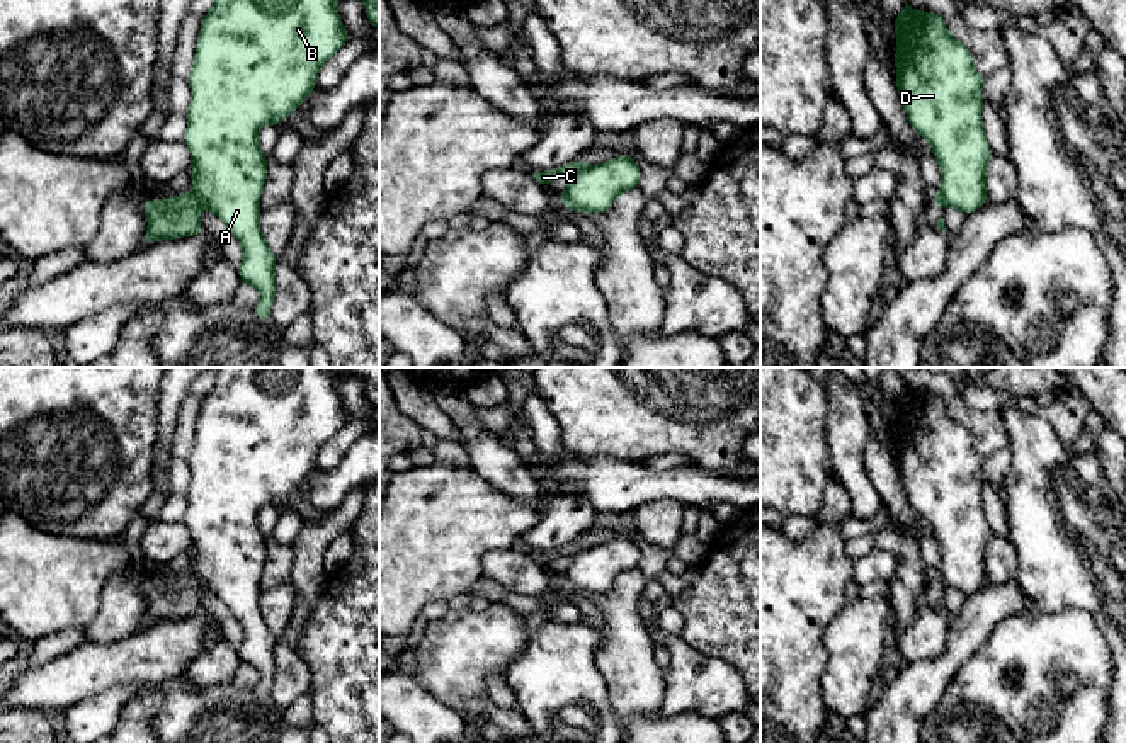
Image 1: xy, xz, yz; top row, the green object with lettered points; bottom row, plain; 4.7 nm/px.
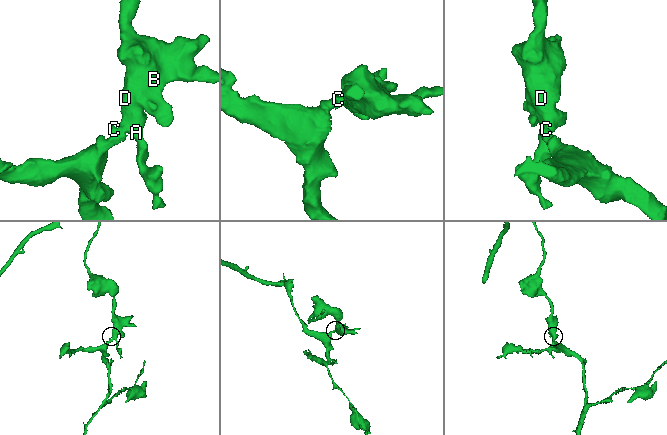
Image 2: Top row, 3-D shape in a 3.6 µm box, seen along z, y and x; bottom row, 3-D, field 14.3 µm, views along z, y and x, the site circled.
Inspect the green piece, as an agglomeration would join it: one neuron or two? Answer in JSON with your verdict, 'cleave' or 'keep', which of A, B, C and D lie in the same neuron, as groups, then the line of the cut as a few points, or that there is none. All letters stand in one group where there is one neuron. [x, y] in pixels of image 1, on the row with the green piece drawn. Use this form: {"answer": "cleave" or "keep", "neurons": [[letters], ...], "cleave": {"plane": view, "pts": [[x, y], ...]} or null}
{"answer": "cleave", "neurons": [["A", "B", "D"], ["C"]], "cleave": {"plane": "xz", "pts": [[587, 167], [570, 175]]}}

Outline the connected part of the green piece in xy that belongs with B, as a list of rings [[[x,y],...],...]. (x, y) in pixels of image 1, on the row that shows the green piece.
[[[214,0],[213,9],[202,15],[196,58],[187,77],[192,100],[185,114],[187,131],[184,143],[189,146],[191,168],[194,170],[191,189],[196,199],[213,211],[240,241],[243,258],[238,267],[238,277],[260,292],[253,313],[264,323],[269,321],[274,303],[274,270],[279,257],[270,252],[259,226],[262,213],[259,201],[269,167],[259,146],[257,133],[265,124],[279,128],[281,121],[301,105],[316,88],[320,68],[349,39],[337,10],[337,0]]]

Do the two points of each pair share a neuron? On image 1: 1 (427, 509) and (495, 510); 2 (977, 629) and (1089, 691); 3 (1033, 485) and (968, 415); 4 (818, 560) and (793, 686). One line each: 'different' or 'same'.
1: same
2: different
3: different
4: same

